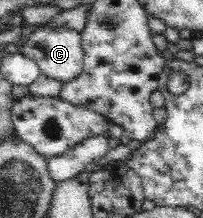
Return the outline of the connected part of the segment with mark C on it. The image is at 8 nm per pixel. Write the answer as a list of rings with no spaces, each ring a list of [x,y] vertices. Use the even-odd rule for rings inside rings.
[[[34,26],[34,30],[30,30],[26,42],[19,51],[38,64],[41,74],[61,80],[64,84],[82,72],[84,49],[81,34],[76,30],[70,30],[68,26]]]

